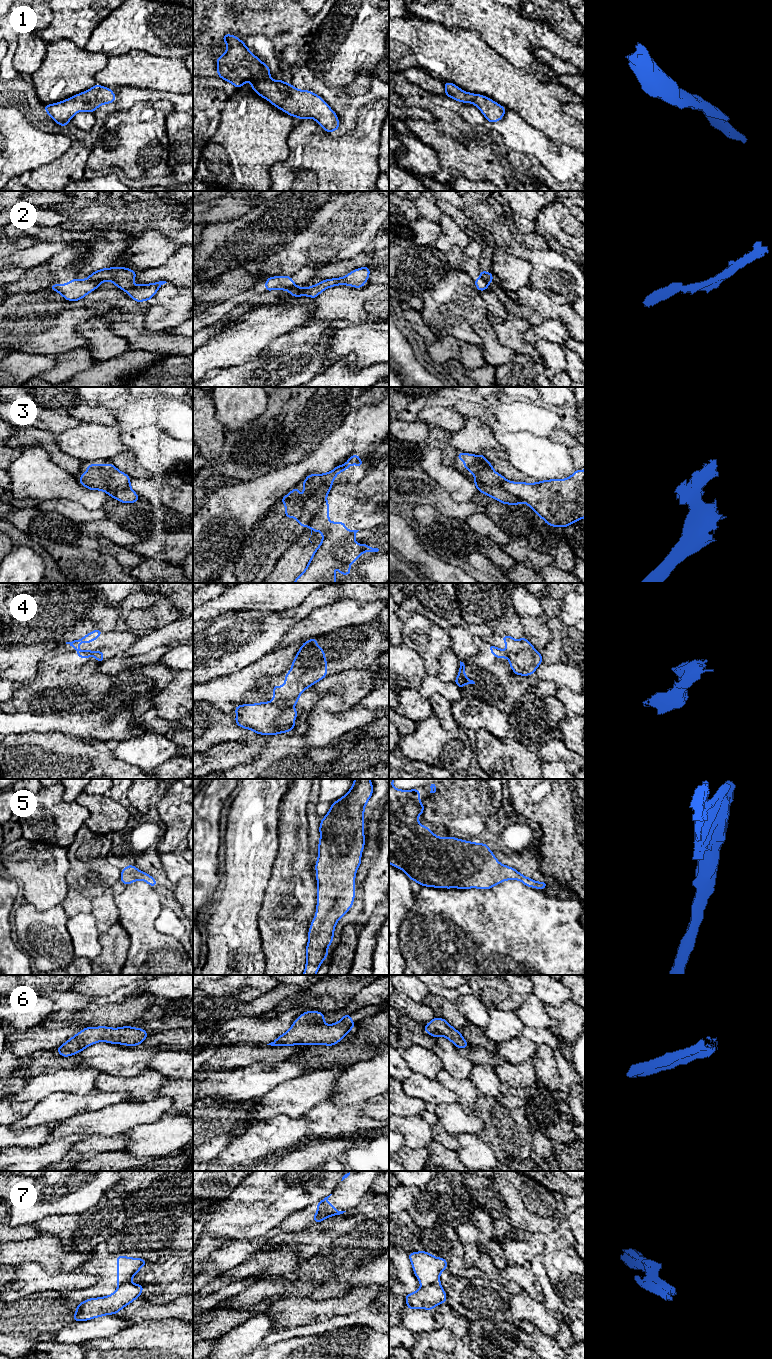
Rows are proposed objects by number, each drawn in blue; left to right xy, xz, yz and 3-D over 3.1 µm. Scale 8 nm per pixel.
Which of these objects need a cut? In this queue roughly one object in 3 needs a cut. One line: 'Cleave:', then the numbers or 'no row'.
Cleave: 2, 3, 4, 7

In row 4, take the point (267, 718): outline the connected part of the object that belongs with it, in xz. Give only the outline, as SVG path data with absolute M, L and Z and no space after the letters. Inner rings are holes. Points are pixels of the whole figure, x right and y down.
M299 696L292 698L279 699L277 701L254 703L252 705L243 704L234 708L237 716L235 722L243 729L250 729L255 734L277 735L286 733L296 727L294 721L298 715L298 711L293 707L299 702Z

